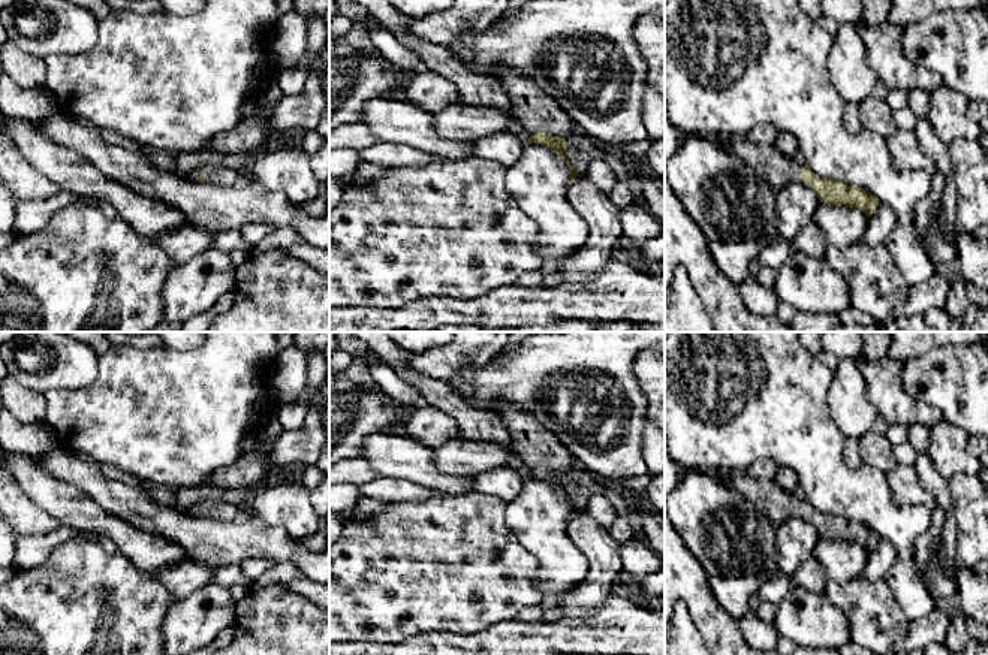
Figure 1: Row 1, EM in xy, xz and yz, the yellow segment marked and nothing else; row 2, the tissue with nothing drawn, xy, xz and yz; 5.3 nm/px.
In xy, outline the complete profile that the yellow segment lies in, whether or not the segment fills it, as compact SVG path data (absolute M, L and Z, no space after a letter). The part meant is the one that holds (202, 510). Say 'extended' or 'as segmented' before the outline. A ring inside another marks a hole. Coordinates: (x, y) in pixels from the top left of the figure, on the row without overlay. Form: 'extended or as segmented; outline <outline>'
extended; outline M204 499L195 504L189 513L228 522L238 520L246 514L243 508L222 499Z

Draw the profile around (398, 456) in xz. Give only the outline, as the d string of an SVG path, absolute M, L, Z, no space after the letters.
M406 434L367 437L359 458L370 464L380 477L409 480L446 495L475 492L472 477L440 473L434 465L433 449Z

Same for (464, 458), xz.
M457 438L433 449L436 468L449 476L475 477L509 467L510 446Z

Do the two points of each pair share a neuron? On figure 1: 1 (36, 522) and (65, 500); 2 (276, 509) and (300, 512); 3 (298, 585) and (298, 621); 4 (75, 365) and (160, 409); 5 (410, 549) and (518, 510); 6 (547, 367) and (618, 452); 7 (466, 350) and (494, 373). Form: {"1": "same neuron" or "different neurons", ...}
{"1": "different neurons", "2": "same neuron", "3": "different neurons", "4": "different neurons", "5": "different neurons", "6": "same neuron", "7": "different neurons"}

